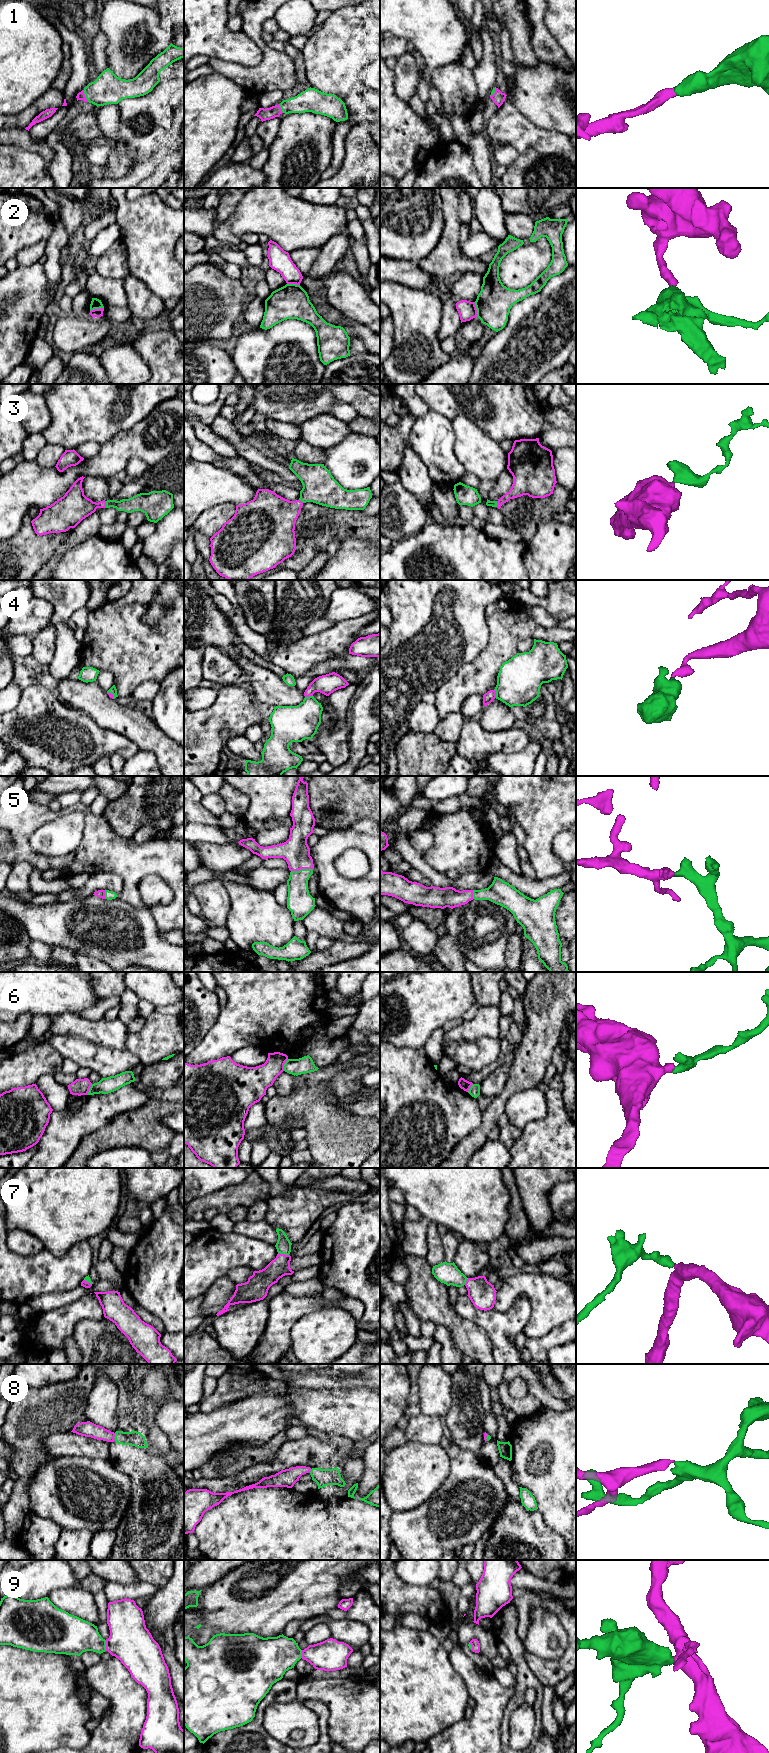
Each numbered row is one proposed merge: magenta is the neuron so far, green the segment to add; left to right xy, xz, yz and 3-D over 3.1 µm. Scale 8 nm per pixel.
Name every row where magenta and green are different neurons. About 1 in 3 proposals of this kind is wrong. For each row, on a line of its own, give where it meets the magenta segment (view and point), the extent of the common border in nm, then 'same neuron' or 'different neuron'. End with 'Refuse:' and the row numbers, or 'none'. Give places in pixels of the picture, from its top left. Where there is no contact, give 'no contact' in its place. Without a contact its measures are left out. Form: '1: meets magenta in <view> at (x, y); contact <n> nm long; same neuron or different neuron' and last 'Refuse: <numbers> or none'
1: meets magenta in xy at (85, 96); contact 100 nm long; same neuron
2: meets magenta in yz at (476, 309); contact 120 nm long; different neuron
3: meets magenta in xy at (105, 504); contact 60 nm long; same neuron
4: meets magenta in yz at (495, 693); contact 70 nm long; same neuron
5: meets magenta in xz at (301, 868); contact 180 nm long; same neuron
6: meets magenta in xz at (283, 1065); contact 100 nm long; different neuron
7: meets magenta in xz at (283, 1254); contact 90 nm long; same neuron
8: meets magenta in xy at (114, 1436); contact 60 nm long; same neuron
9: meets magenta in xy at (106, 1645); contact 90 nm long; same neuron
Refuse: 2, 6

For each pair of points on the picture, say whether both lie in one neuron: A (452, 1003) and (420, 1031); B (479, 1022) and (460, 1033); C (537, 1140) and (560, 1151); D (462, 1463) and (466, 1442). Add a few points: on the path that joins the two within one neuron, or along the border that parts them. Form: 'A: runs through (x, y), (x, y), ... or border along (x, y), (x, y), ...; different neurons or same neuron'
A: runs through (444, 1007), (428, 1023); same neuron
B: runs through (474, 1027), (471, 1030), (465, 1031); same neuron
C: runs through (543, 1146), (548, 1151), (554, 1151); same neuron
D: border along (460, 1449), (469, 1449), (476, 1455); different neurons

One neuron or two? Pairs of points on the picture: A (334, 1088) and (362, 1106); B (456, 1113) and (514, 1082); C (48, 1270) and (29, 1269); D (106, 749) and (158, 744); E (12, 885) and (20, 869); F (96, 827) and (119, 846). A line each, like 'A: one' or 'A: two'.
A: one
B: two
C: one
D: two
E: one
F: one

